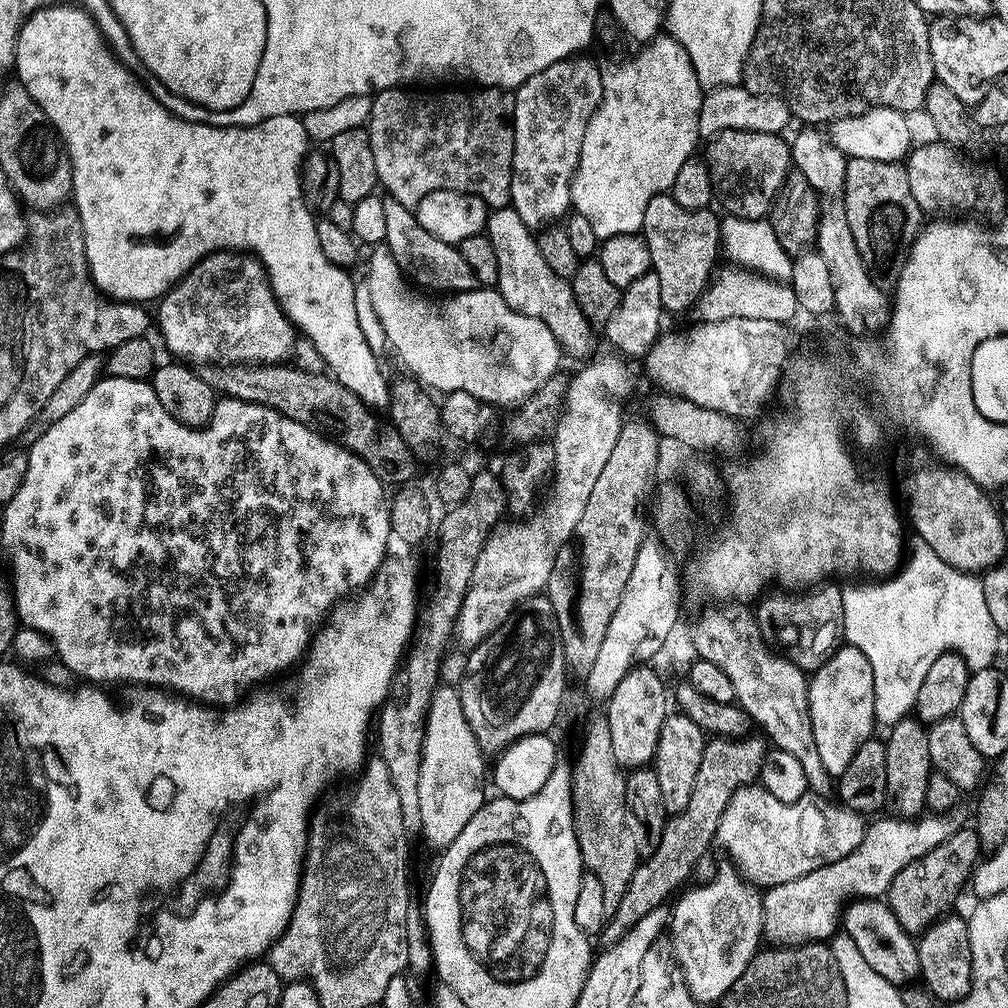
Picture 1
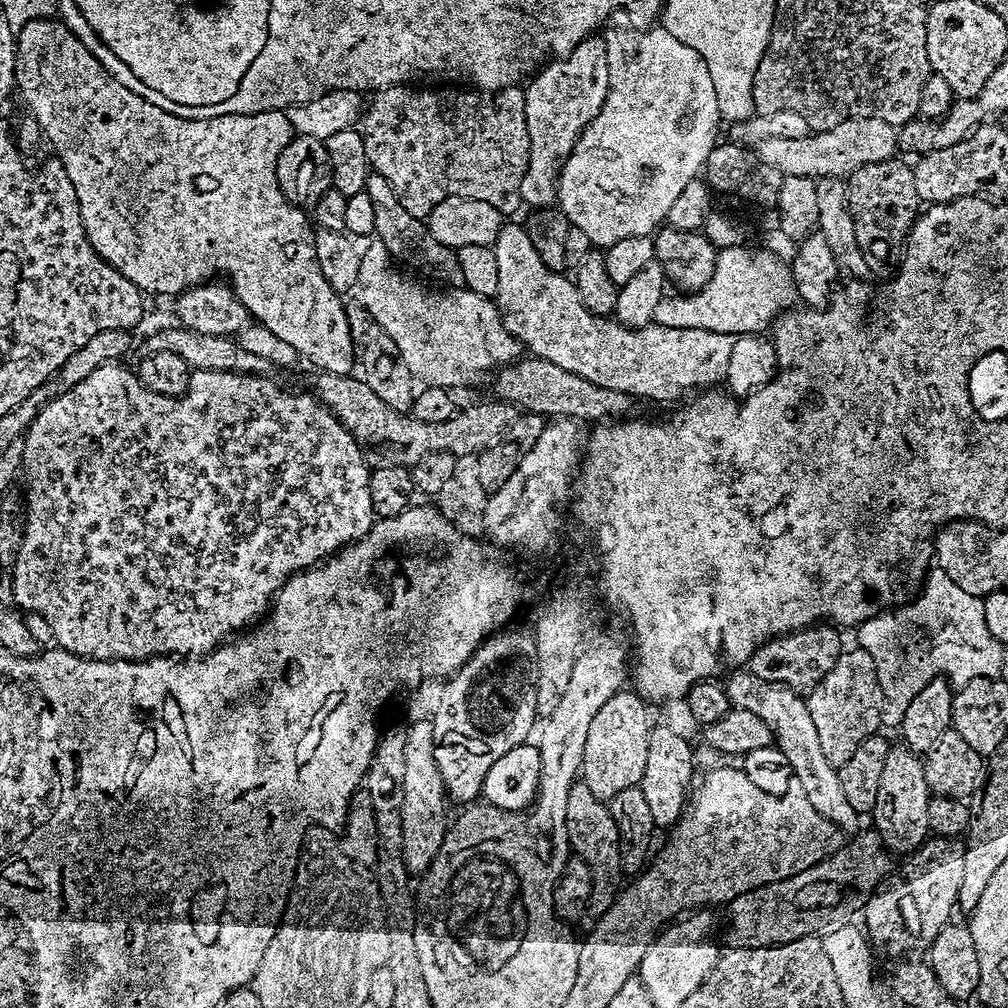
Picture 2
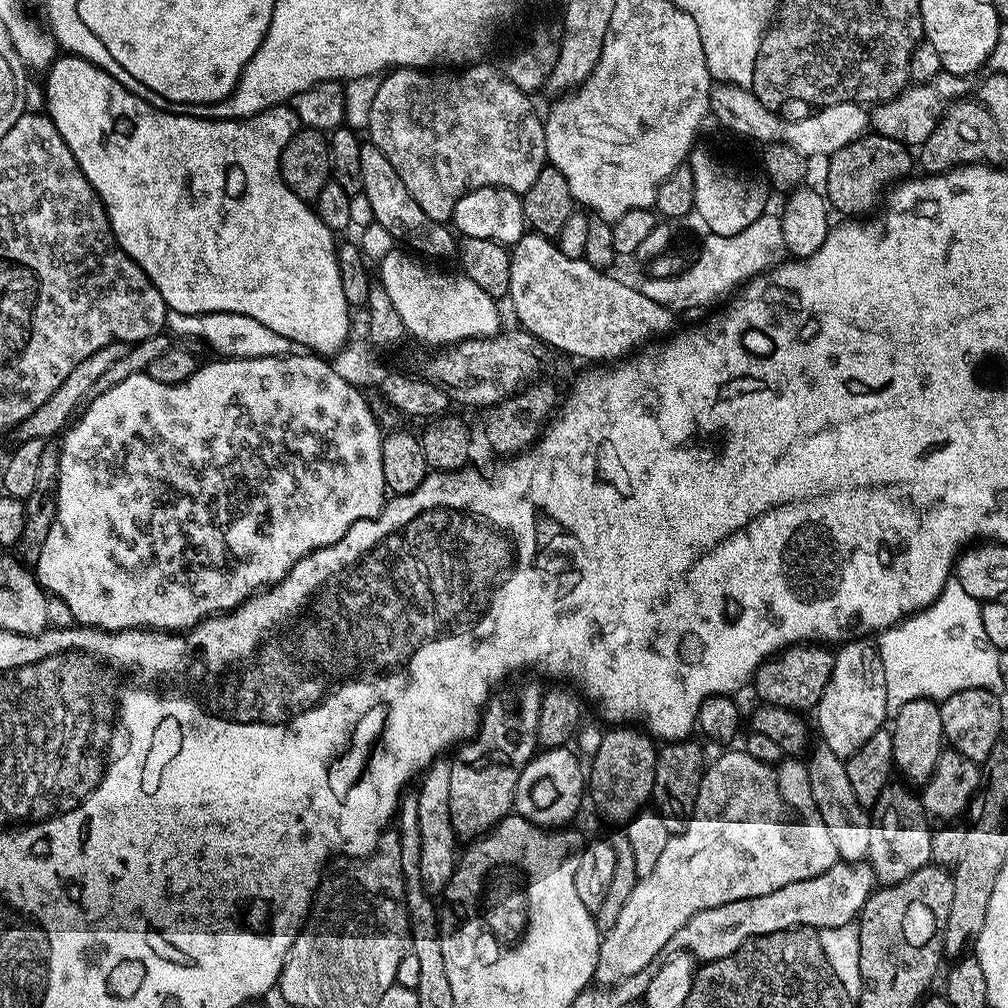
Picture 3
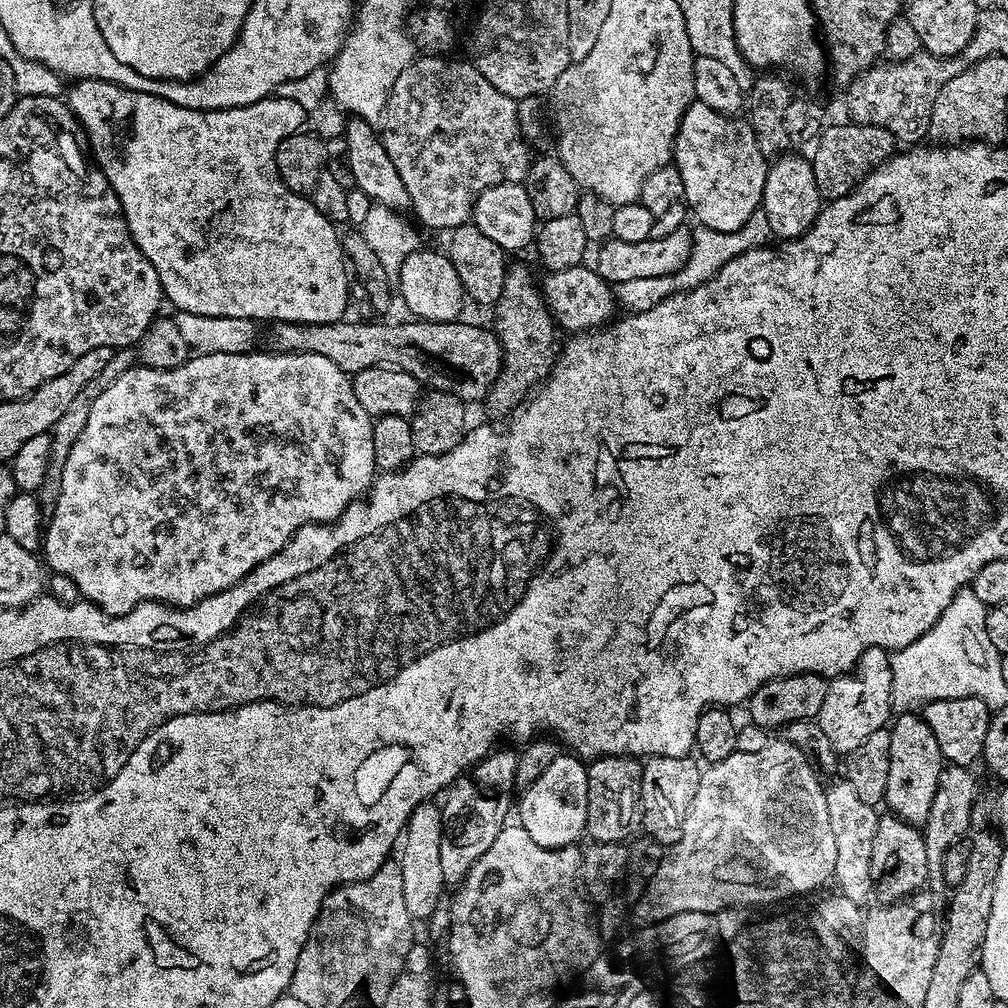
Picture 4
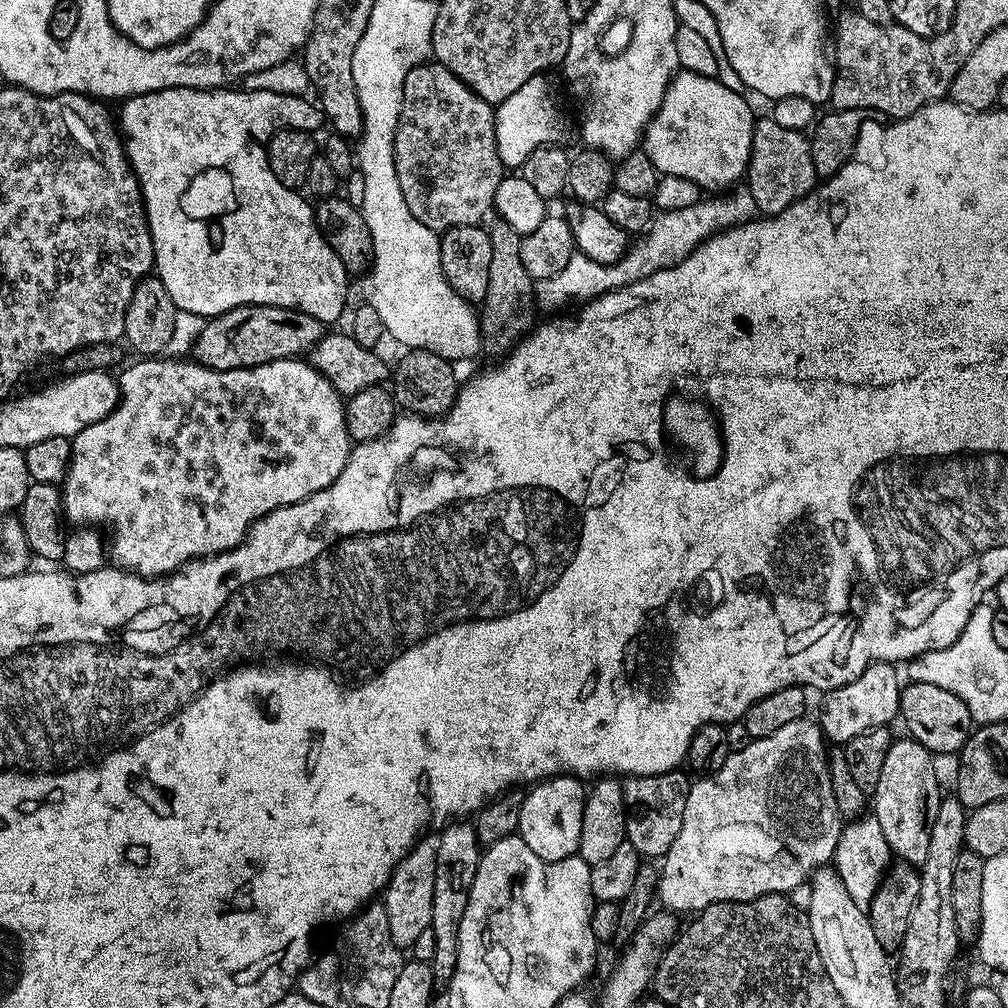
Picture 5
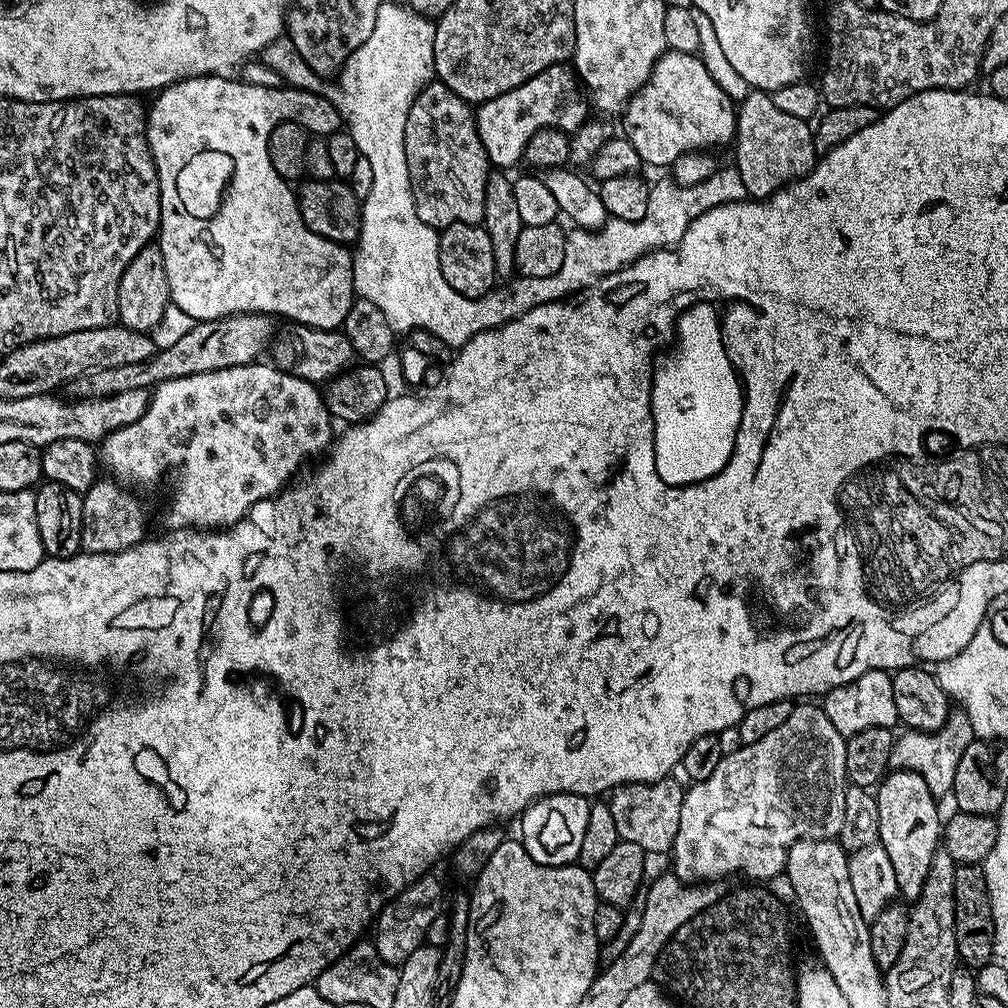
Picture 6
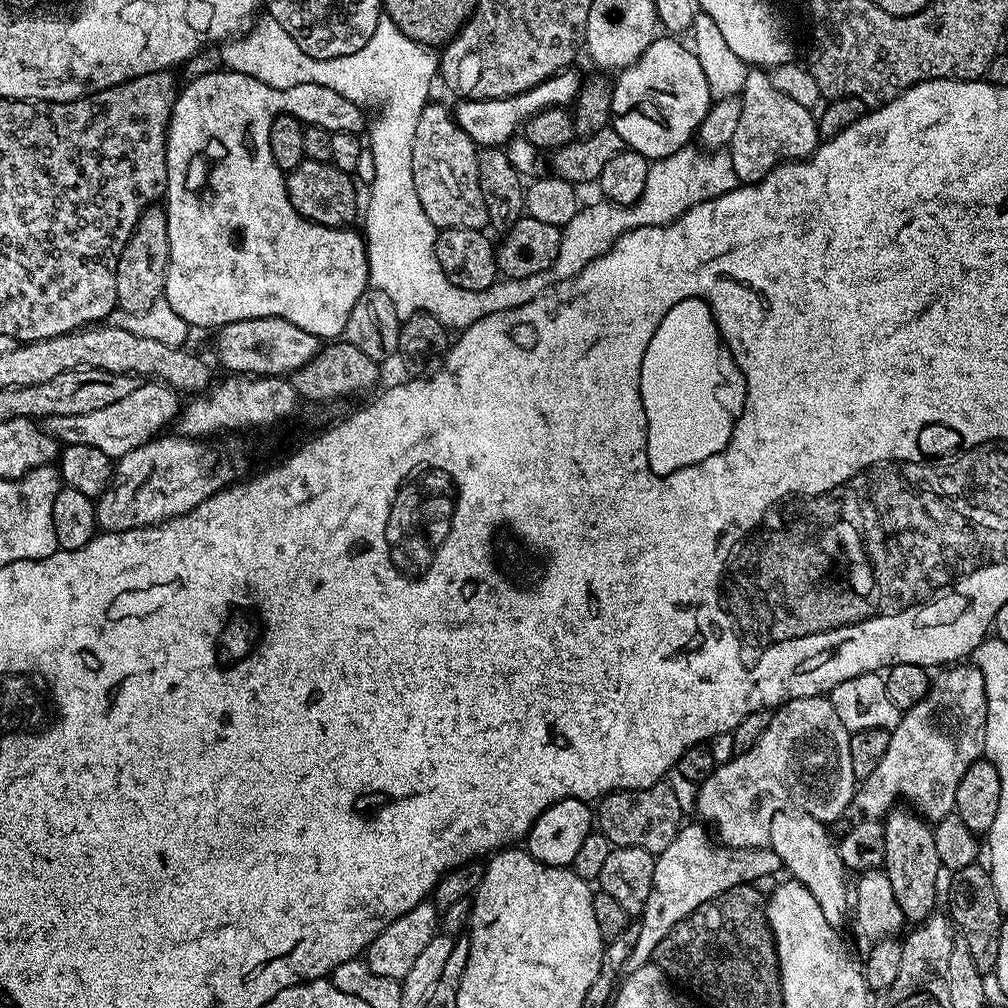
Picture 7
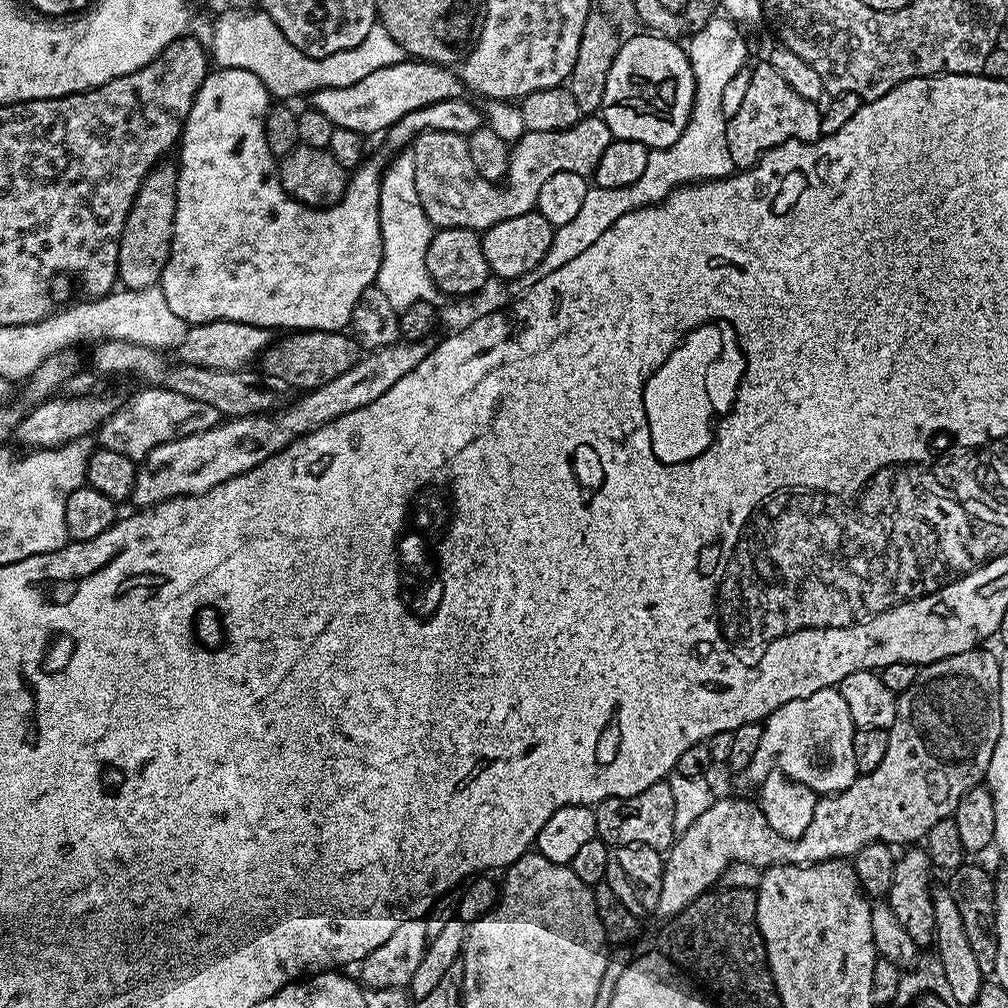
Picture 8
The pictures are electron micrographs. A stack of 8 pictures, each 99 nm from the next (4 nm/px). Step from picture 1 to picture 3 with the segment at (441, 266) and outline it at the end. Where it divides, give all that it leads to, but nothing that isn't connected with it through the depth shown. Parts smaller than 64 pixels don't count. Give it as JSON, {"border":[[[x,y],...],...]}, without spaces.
{"border":[[[364,142],[360,145],[360,157],[362,158],[362,182],[364,183],[362,195],[370,198],[373,221],[381,224],[390,233],[393,241],[400,243],[401,240],[402,243],[409,244],[409,246],[404,245],[409,249],[417,248],[417,250],[412,249],[417,253],[425,252],[428,256],[448,256],[452,252],[453,255],[458,248],[458,240],[453,229],[447,223],[427,216],[422,206],[414,202],[410,190],[402,186],[402,178],[398,178],[394,166],[386,162],[386,154],[382,154],[382,150],[375,148],[371,142]]]}

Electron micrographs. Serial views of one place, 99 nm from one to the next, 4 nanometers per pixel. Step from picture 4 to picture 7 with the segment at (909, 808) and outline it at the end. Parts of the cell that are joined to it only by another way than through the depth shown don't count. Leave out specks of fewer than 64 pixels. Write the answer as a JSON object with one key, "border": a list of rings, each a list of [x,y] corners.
{"border":[[[903,807],[889,812],[883,821],[886,858],[882,870],[890,878],[890,887],[894,890],[894,898],[902,910],[905,921],[919,922],[927,920],[937,911],[936,879],[942,875],[942,869],[938,850],[934,846],[933,825],[915,811]]]}

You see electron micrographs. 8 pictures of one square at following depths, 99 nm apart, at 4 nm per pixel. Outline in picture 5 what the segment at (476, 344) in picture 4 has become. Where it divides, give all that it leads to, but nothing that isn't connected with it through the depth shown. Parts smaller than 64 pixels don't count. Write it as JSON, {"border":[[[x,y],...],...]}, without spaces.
{"border":[[[247,304],[211,317],[198,334],[190,356],[195,363],[219,372],[253,368],[303,357],[311,353],[312,347],[325,335],[326,325],[314,318],[314,314],[286,306]]]}

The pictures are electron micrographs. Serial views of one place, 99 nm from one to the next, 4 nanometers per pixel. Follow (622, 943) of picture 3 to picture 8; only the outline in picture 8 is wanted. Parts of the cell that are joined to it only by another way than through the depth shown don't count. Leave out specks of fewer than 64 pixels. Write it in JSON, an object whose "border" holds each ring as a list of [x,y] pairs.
{"border":[[[839,687],[814,690],[814,694],[806,698],[794,698],[794,702],[786,702],[786,706],[771,712],[768,719],[763,721],[763,726],[762,742],[758,742],[758,750],[754,750],[750,766],[742,773],[743,779],[748,779],[752,786],[759,786],[774,770],[802,782],[817,794],[844,792],[856,780],[858,773],[854,766],[854,734],[857,726],[850,718],[850,709],[846,707]]]}

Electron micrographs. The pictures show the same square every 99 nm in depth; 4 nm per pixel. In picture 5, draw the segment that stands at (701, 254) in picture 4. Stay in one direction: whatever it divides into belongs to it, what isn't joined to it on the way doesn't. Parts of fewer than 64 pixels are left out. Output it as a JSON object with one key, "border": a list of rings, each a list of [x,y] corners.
{"border":[[[737,186],[723,194],[702,198],[694,206],[685,206],[683,210],[660,212],[648,225],[646,234],[631,245],[619,261],[614,264],[599,264],[594,259],[577,250],[566,262],[566,267],[554,278],[542,278],[534,284],[534,304],[537,309],[545,308],[552,314],[555,308],[564,308],[568,304],[568,296],[572,300],[587,302],[597,296],[613,292],[627,284],[646,279],[663,268],[672,268],[680,264],[708,237],[715,232],[722,232],[734,224],[744,224],[757,215],[754,194],[750,194],[747,186]]]}

